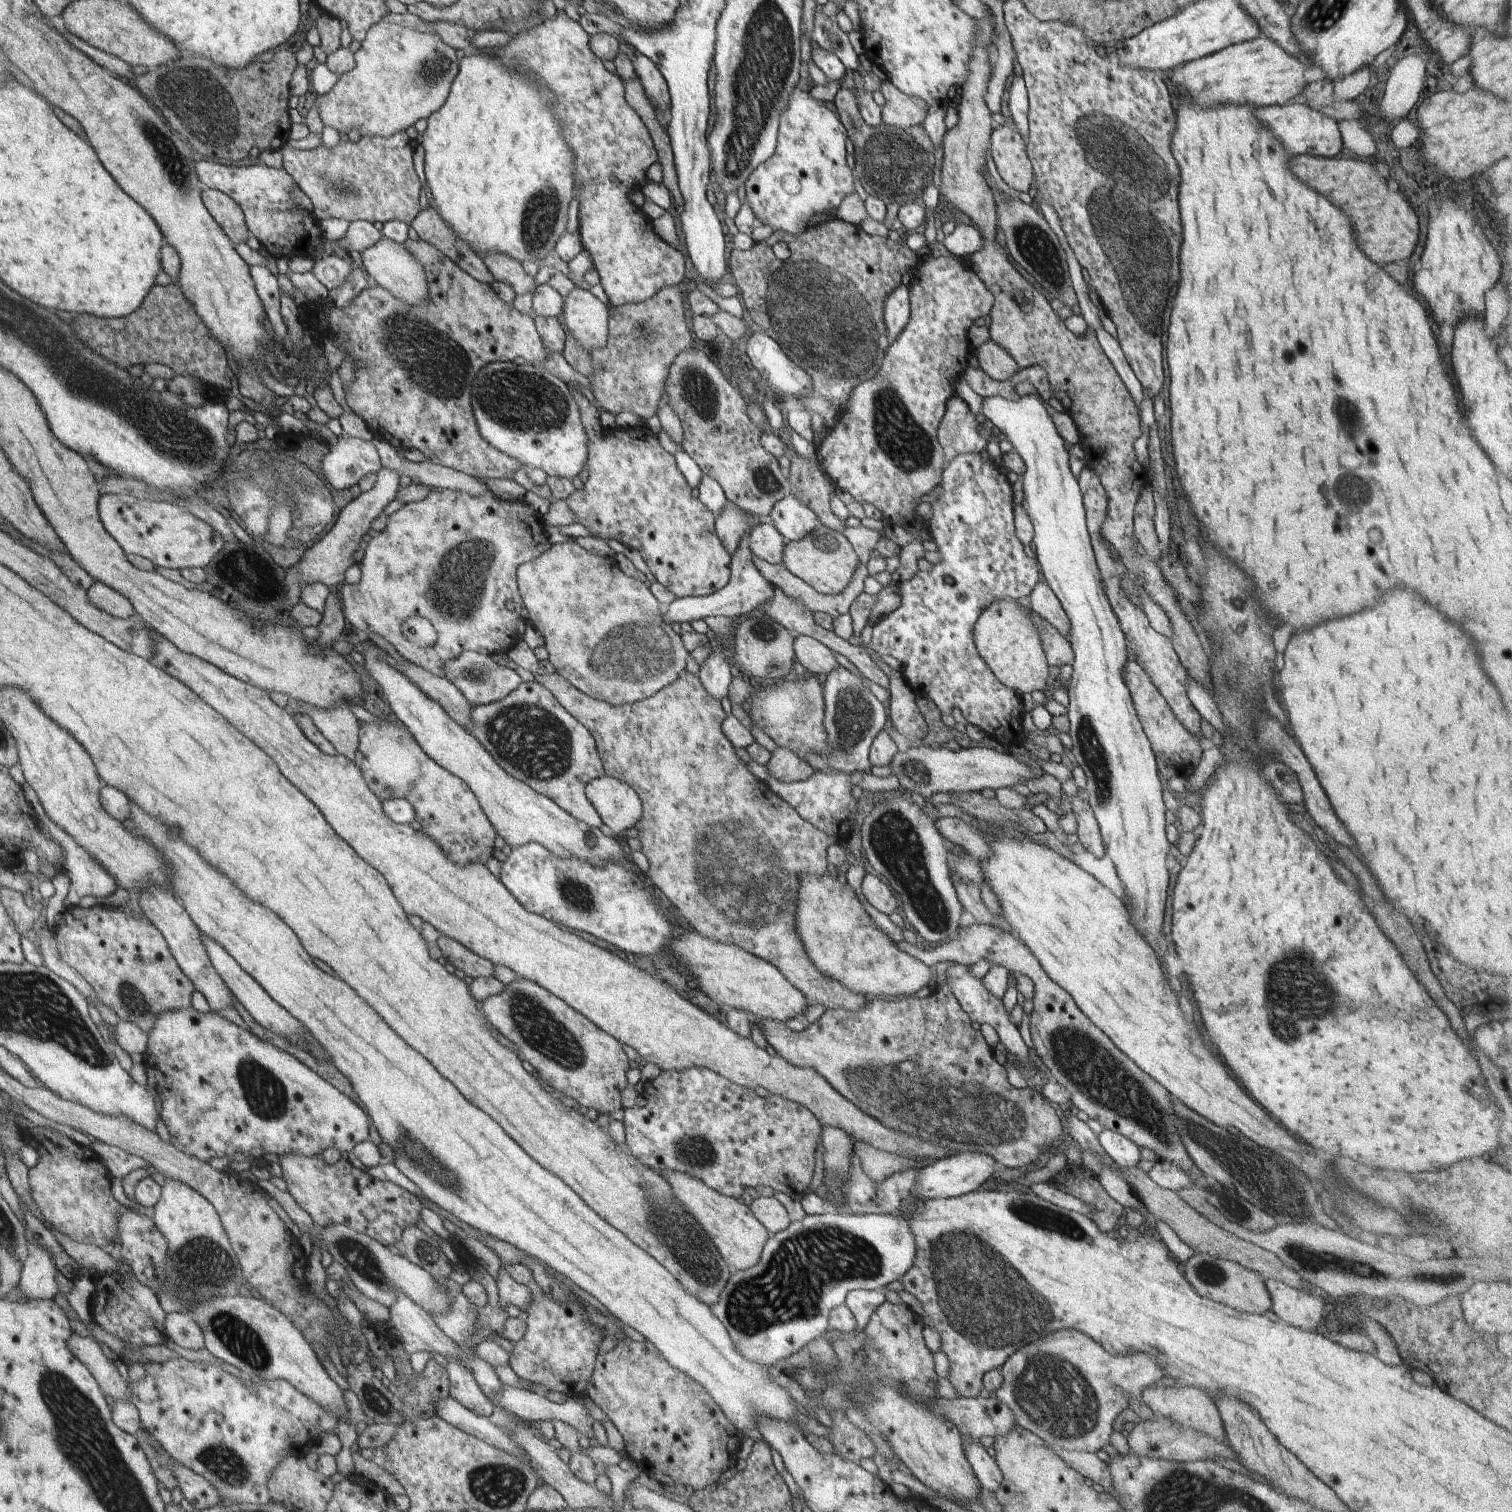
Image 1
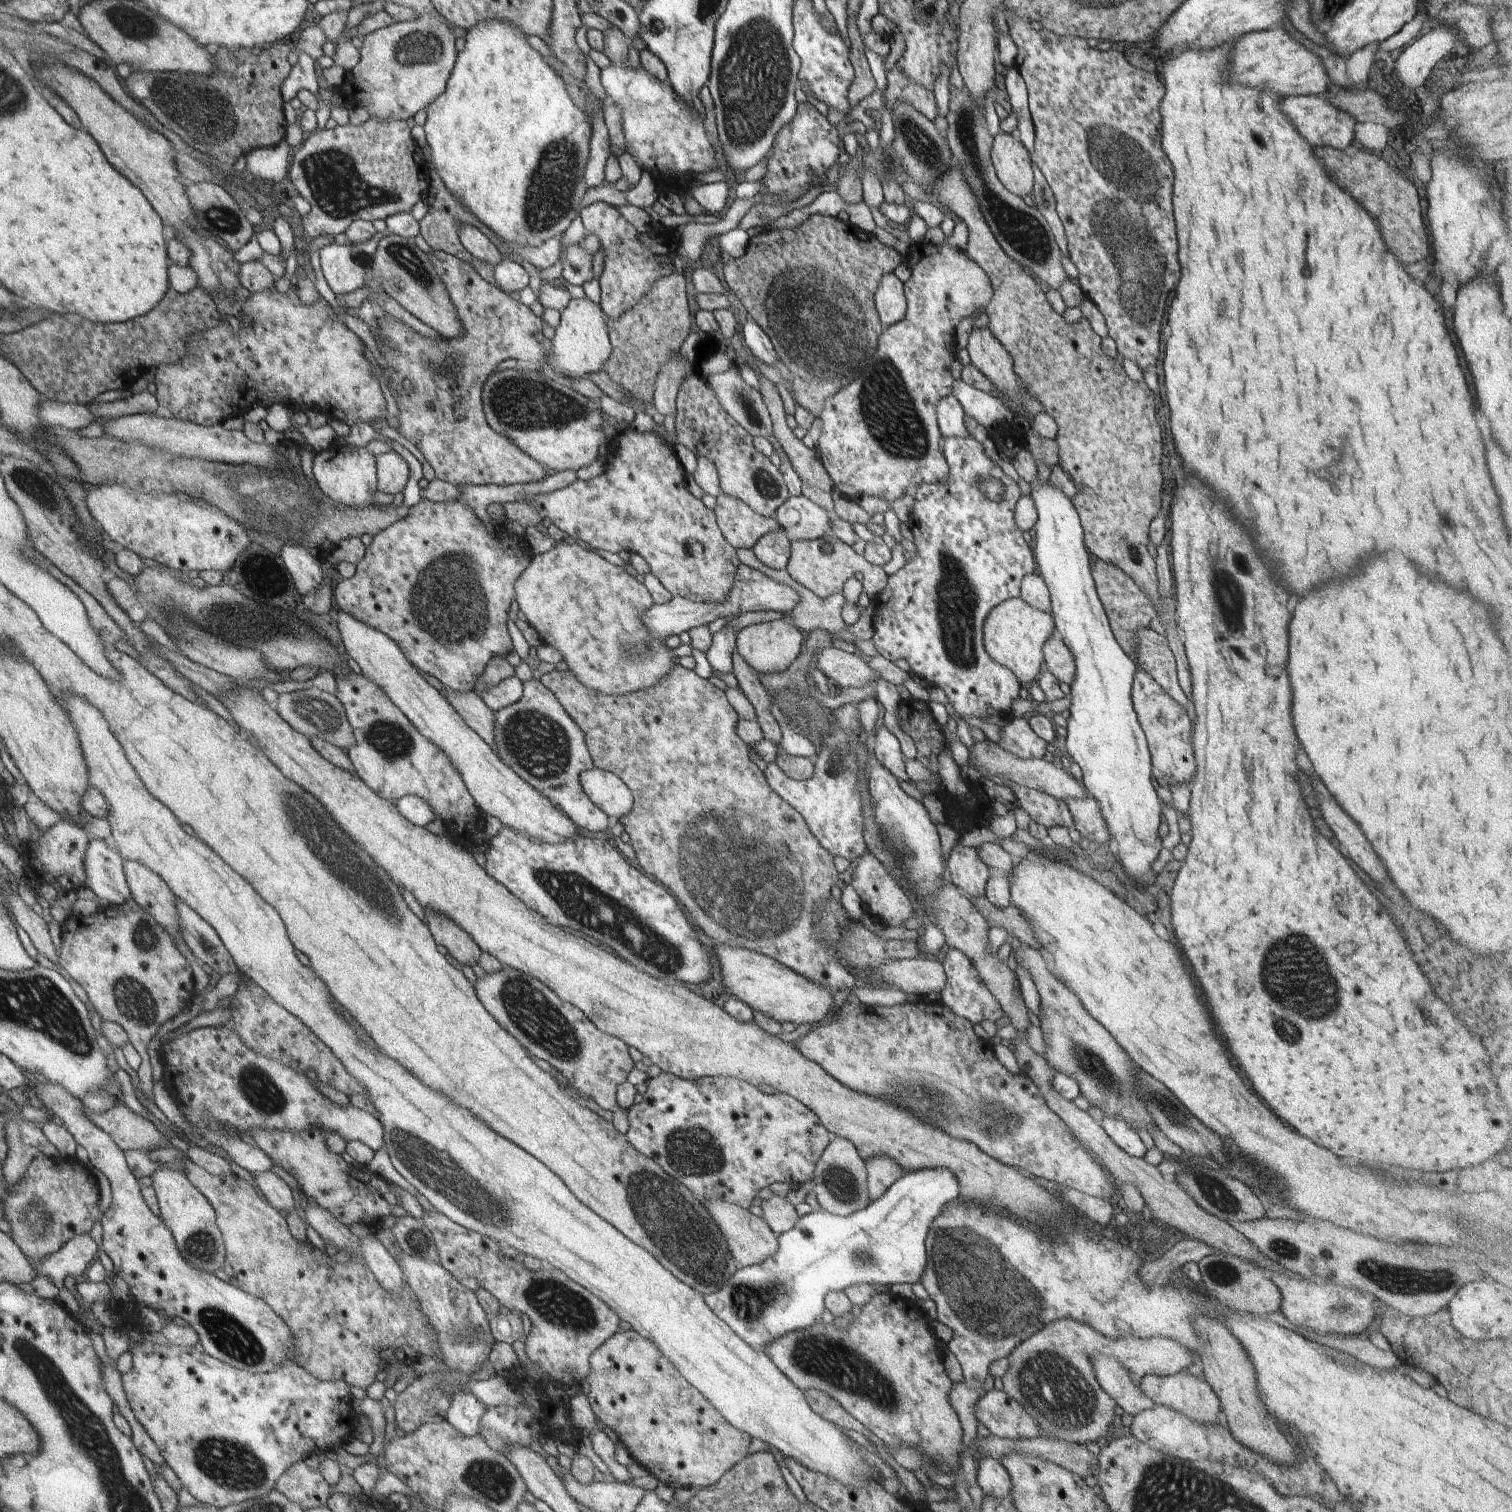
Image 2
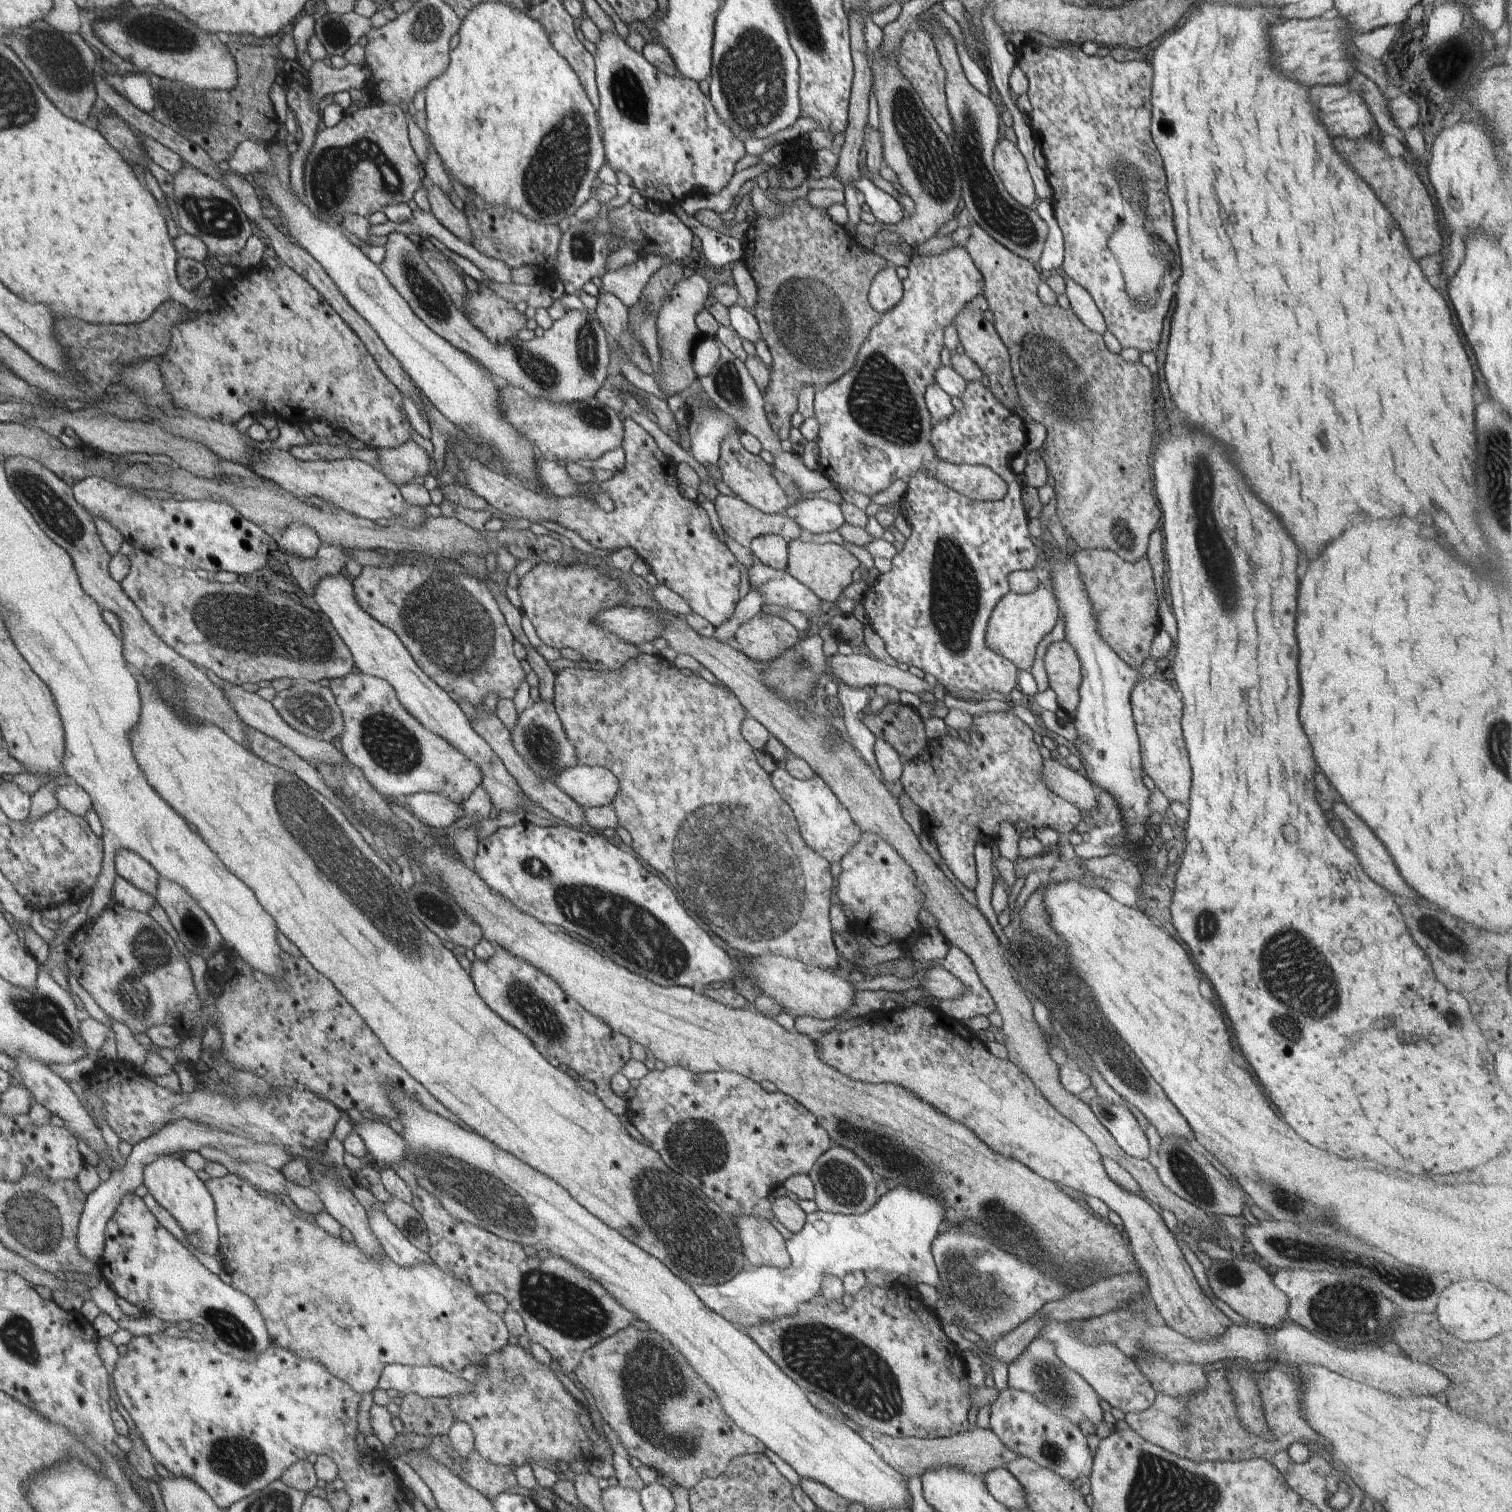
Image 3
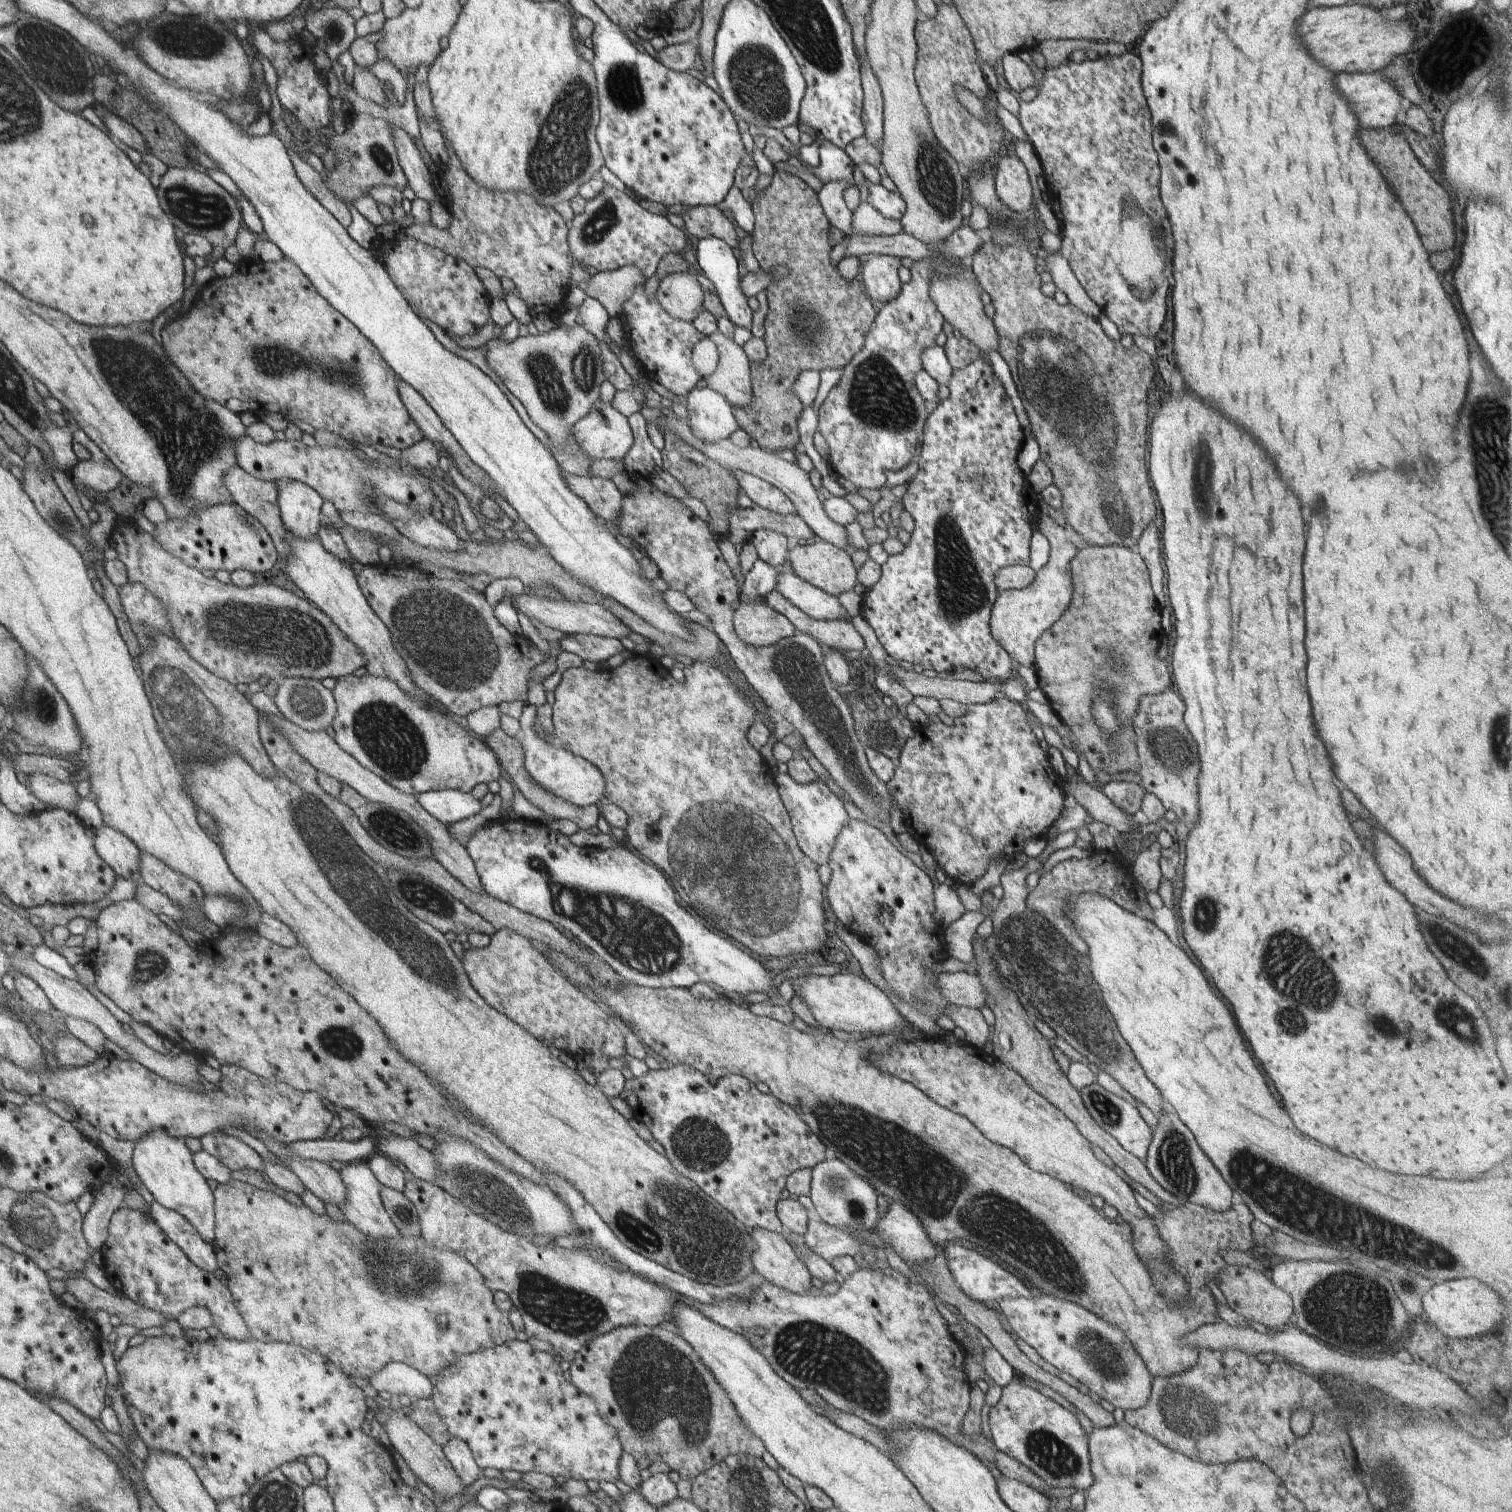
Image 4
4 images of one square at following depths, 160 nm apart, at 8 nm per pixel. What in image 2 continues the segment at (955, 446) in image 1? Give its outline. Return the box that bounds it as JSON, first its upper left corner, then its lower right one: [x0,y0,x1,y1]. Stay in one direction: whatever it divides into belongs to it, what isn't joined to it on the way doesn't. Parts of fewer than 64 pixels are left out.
[936,394,970,438]

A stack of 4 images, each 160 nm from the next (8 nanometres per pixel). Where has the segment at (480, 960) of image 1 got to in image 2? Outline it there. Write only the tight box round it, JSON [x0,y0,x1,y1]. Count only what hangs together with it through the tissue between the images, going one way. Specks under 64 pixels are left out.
[422,906,482,969]

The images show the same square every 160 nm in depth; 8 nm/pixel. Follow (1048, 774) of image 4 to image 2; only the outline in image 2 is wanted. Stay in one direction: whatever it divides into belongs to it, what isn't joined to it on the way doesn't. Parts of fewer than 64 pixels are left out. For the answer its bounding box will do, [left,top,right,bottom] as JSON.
[948,716,1074,900]

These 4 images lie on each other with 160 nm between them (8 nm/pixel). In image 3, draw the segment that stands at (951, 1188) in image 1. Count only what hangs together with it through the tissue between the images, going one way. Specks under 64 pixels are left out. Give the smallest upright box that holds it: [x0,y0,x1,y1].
[690,1185,945,1332]

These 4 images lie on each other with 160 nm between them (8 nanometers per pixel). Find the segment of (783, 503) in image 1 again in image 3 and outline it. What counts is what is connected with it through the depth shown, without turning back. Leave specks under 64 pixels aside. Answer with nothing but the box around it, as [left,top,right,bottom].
[783,497,846,534]

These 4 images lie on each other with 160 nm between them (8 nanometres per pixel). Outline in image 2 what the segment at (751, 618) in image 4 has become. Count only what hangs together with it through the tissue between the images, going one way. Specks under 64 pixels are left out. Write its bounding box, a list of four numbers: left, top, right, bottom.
[737,619,804,674]

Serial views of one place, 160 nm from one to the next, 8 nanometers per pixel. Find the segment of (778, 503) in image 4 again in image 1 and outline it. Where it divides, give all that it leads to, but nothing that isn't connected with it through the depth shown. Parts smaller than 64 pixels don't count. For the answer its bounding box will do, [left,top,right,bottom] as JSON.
[667,347,791,516]

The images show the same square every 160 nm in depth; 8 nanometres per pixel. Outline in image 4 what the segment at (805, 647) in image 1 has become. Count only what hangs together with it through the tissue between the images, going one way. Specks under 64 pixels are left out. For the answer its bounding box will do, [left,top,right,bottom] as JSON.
[890,665,996,705]

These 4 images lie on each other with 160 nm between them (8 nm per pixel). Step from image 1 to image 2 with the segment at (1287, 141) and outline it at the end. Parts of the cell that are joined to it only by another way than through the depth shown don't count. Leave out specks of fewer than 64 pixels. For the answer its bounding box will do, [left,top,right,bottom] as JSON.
[1280,94,1357,149]

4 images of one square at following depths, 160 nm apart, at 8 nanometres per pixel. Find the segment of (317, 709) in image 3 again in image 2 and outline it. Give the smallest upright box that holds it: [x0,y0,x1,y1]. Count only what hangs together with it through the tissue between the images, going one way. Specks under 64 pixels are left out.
[276,687,356,749]

